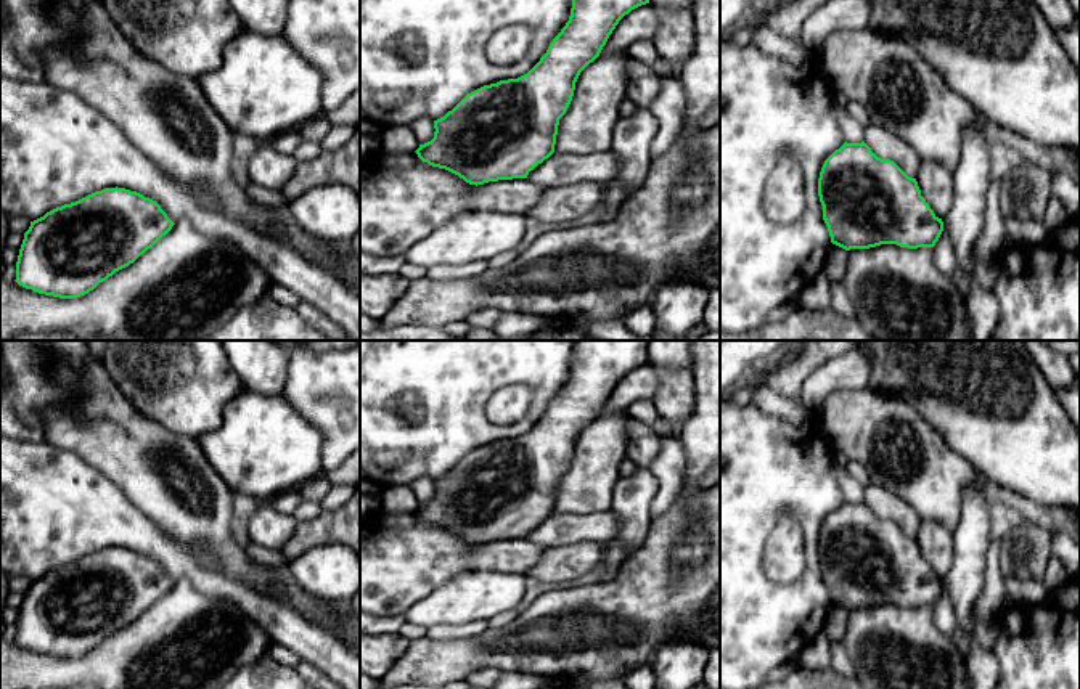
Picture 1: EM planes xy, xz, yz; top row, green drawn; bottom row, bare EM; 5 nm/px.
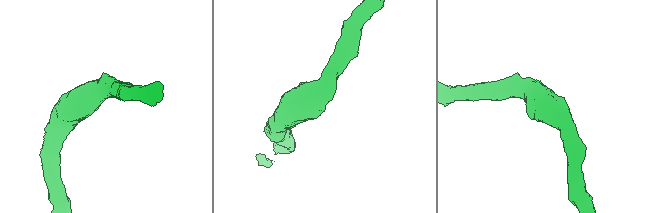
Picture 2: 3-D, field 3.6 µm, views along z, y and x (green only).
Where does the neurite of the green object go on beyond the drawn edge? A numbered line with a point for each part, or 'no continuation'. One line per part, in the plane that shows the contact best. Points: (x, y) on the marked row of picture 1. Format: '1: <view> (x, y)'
no continuation

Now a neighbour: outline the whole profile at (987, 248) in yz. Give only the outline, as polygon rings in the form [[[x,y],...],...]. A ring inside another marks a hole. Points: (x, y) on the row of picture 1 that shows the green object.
[[[1001,177],[990,183],[985,206],[984,231],[974,249],[976,263],[996,260],[1000,243],[1004,238],[1004,215],[1000,207]]]

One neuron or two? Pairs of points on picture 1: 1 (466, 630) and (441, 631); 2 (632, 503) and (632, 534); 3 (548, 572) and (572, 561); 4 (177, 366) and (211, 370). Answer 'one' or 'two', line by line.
1: one
2: one
3: one
4: one

